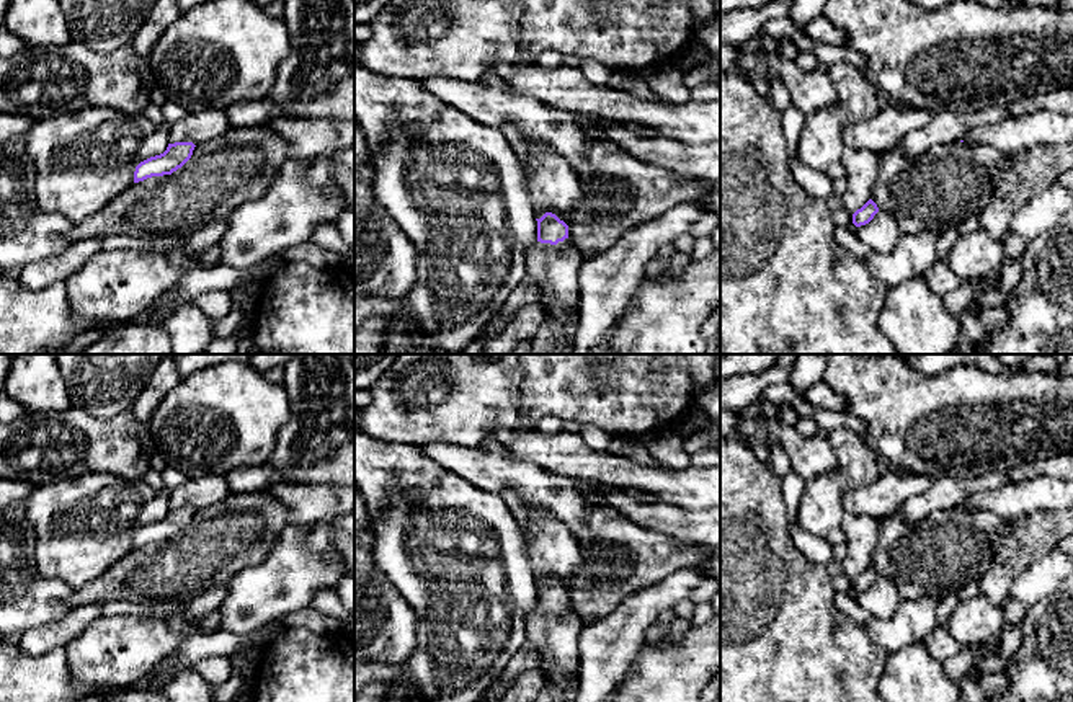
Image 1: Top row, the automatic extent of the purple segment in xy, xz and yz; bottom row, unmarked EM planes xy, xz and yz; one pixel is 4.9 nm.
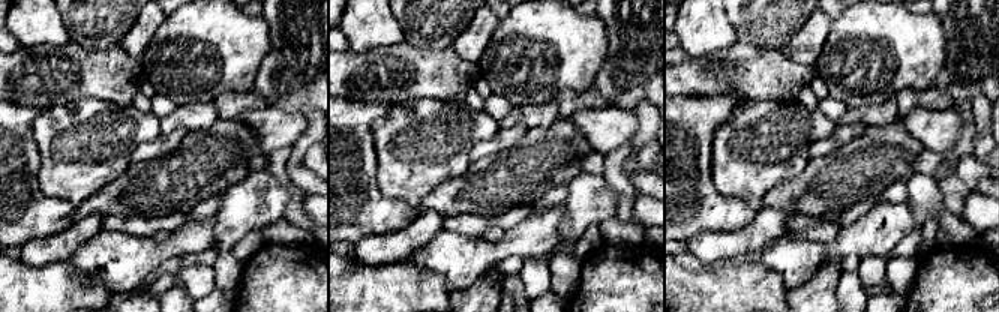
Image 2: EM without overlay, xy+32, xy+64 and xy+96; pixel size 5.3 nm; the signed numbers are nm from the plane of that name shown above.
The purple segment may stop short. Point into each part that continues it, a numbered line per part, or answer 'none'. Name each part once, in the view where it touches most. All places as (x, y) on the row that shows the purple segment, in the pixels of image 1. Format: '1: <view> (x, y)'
1: xz (556, 268)

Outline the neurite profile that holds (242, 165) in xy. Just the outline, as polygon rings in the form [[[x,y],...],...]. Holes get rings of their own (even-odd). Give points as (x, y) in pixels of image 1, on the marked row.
[[[265,124],[232,127],[214,142],[198,144],[191,158],[171,175],[132,183],[103,211],[73,224],[65,238],[75,243],[108,235],[191,235],[212,220],[229,219],[240,204],[266,194],[287,160],[287,144]]]

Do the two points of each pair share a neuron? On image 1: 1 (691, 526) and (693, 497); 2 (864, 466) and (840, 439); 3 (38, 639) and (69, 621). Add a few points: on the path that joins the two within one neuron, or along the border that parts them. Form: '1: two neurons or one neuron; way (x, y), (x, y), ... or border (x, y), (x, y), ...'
1: two neurons; border (658, 500), (683, 508), (703, 510)
2: one neuron; way (858, 459), (846, 446)
3: one neuron; way (46, 639), (61, 629)

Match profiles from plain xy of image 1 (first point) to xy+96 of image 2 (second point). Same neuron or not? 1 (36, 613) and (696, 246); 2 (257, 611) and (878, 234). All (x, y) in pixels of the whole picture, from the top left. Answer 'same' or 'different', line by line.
1: different
2: different

